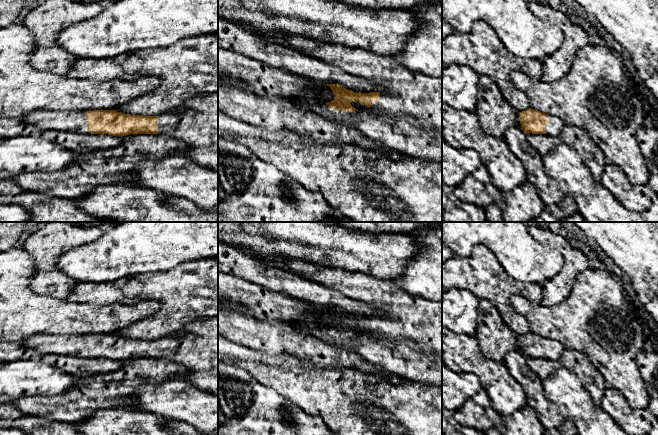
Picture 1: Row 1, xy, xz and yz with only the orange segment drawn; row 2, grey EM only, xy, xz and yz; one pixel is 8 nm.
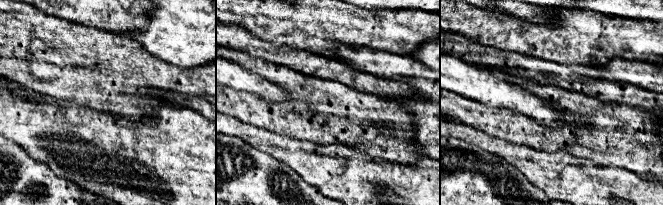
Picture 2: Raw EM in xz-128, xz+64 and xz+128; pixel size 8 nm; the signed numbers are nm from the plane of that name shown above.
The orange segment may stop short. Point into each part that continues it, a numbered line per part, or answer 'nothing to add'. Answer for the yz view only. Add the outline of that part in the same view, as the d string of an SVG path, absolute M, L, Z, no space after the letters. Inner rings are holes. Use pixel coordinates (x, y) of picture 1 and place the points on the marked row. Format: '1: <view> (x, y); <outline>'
1: yz (555, 126); M548 115L549 122L546 124L546 135L556 137L561 134L565 124L556 116Z

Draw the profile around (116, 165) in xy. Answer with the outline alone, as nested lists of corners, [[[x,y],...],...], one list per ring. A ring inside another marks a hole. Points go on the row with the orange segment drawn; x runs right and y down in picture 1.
[[[130,134],[121,137],[122,143],[118,147],[100,149],[91,151],[83,156],[82,160],[78,160],[73,165],[62,171],[55,172],[27,172],[15,176],[12,181],[21,186],[25,191],[44,194],[47,196],[65,198],[69,200],[77,200],[89,195],[93,189],[100,185],[108,184],[134,184],[137,177],[134,173],[138,166],[146,159],[162,159],[164,156],[183,155],[189,151],[192,146],[184,141],[174,139],[170,136],[159,134]]]

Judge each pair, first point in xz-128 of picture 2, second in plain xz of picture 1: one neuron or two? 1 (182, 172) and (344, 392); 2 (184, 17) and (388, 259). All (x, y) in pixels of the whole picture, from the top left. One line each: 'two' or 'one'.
1: one
2: two

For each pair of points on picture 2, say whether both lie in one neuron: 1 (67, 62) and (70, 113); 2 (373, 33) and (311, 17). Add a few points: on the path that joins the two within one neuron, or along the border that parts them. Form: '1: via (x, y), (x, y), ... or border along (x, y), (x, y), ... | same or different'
1: border along (46, 95), (61, 100), (74, 100), (91, 108) | different
2: via (358, 27), (346, 23), (326, 22) | same

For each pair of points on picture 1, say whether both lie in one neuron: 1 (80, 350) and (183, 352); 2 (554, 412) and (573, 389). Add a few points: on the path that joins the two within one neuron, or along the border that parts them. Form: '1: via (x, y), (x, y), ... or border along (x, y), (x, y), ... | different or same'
1: via (106, 348), (157, 348) | same
2: border along (543, 389), (544, 395), (566, 417) | different

